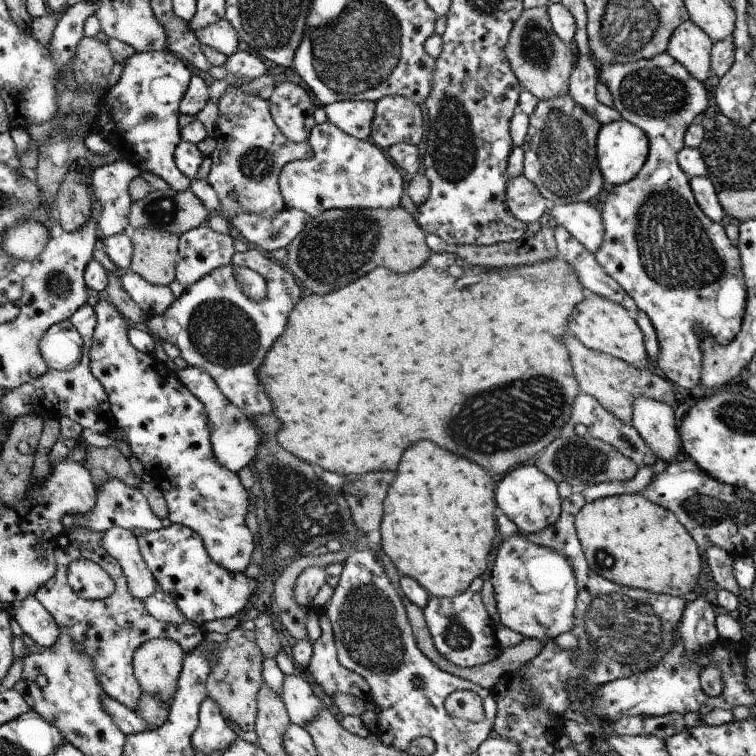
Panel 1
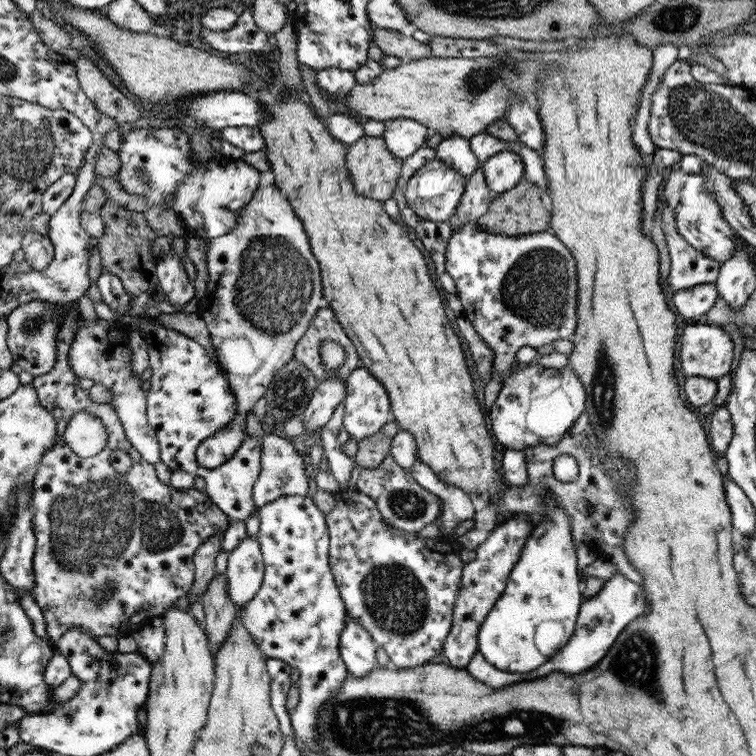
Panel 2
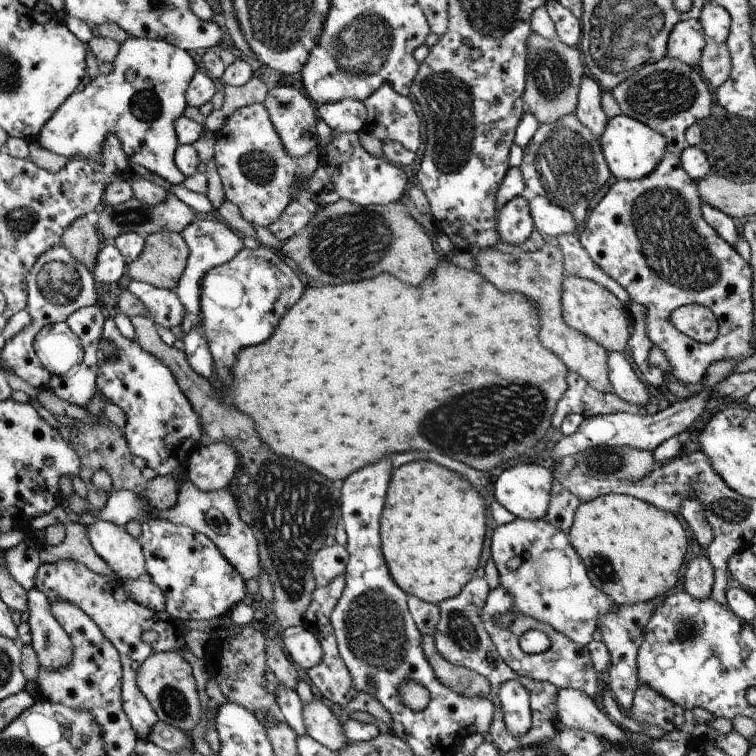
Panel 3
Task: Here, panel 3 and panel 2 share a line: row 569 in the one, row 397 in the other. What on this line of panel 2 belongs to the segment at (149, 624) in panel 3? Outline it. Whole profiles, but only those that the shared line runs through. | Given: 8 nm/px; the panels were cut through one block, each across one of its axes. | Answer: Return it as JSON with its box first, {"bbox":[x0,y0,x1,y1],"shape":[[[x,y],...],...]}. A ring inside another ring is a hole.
{"bbox":[32,305,230,641],"shape":[[[70,305],[67,310],[69,310],[69,314],[67,315],[67,318],[65,319],[65,322],[63,326],[60,326],[60,338],[64,338],[64,348],[60,348],[60,364],[56,364],[56,368],[52,368],[52,371],[48,372],[48,375],[40,376],[40,377],[34,377],[34,381],[32,382],[32,386],[38,391],[39,394],[39,400],[40,403],[43,404],[43,407],[45,409],[48,409],[48,412],[52,413],[52,416],[55,417],[56,424],[58,424],[58,431],[56,432],[56,442],[54,442],[54,446],[52,446],[52,450],[48,450],[44,456],[42,456],[42,460],[40,460],[40,476],[35,476],[33,484],[33,492],[32,496],[34,496],[34,509],[36,510],[35,512],[35,519],[34,519],[34,528],[35,528],[35,556],[34,556],[34,572],[35,572],[35,584],[34,584],[34,590],[32,590],[32,594],[36,600],[36,604],[40,607],[40,610],[43,612],[43,617],[46,623],[46,632],[48,633],[48,636],[51,638],[52,641],[57,641],[70,629],[70,627],[74,627],[74,625],[80,625],[84,631],[88,631],[90,635],[94,635],[94,637],[99,637],[99,636],[114,636],[114,638],[122,638],[122,636],[126,636],[126,634],[135,634],[137,631],[140,630],[143,626],[146,626],[152,618],[156,617],[162,617],[162,614],[172,606],[172,604],[175,604],[177,602],[184,602],[186,594],[191,590],[192,588],[192,583],[195,582],[195,551],[198,550],[200,546],[204,543],[204,540],[210,539],[213,535],[216,535],[216,532],[219,532],[220,530],[226,530],[230,524],[230,518],[226,516],[226,514],[223,512],[223,509],[219,507],[219,505],[214,504],[213,500],[208,496],[208,493],[206,491],[201,492],[200,490],[195,489],[194,487],[190,487],[190,489],[177,489],[176,487],[172,486],[172,484],[164,484],[163,481],[161,481],[158,477],[158,474],[155,472],[155,465],[152,463],[148,462],[147,460],[143,459],[143,456],[140,455],[140,453],[132,446],[131,441],[129,441],[126,438],[125,430],[123,428],[123,422],[119,420],[119,413],[117,412],[116,408],[112,404],[98,404],[96,400],[90,400],[90,396],[88,396],[89,390],[83,390],[78,386],[78,380],[80,379],[79,377],[75,376],[74,370],[72,370],[71,362],[68,360],[68,357],[70,357],[70,344],[72,344],[72,339],[76,338],[76,331],[78,331],[79,326],[79,320],[82,320],[80,311],[78,309],[78,306],[76,309],[72,309],[71,306],[76,306],[76,305]],[[76,412],[90,412],[92,416],[98,416],[102,422],[104,422],[104,428],[106,428],[106,434],[108,434],[108,445],[100,451],[100,453],[84,458],[81,456],[78,456],[72,449],[66,444],[65,441],[65,430],[66,427],[68,426],[69,420],[72,418],[72,416],[76,415]],[[114,449],[122,449],[126,452],[128,452],[128,455],[130,455],[130,458],[132,459],[132,468],[126,472],[126,474],[120,474],[120,472],[116,472],[114,468],[112,468],[112,464],[108,462],[108,457],[110,457],[110,453],[114,451]]]}

